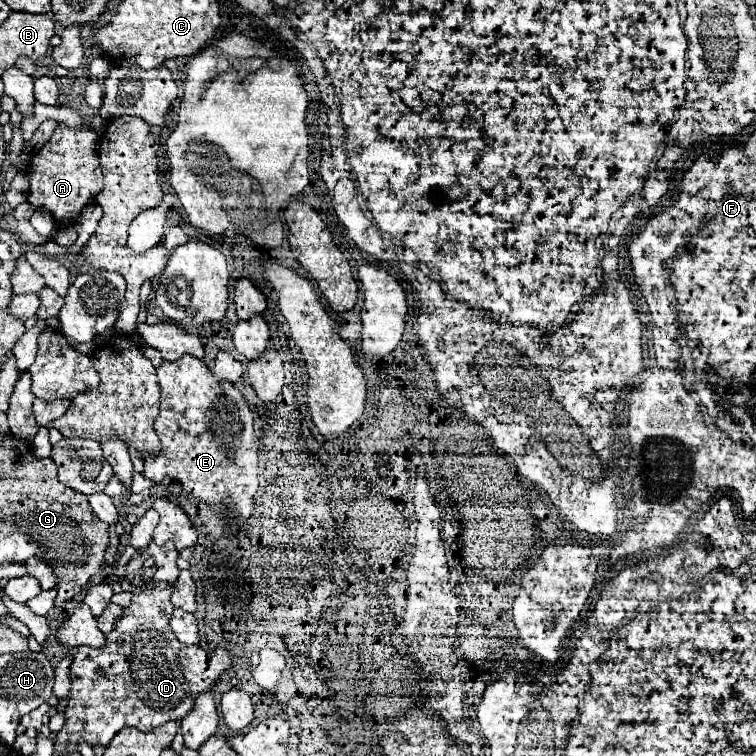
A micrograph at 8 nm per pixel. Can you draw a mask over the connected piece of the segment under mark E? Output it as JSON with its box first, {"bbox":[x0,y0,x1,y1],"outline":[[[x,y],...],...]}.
{"bbox":[144,355,258,523],"outline":[[[184,355],[178,361],[164,361],[156,375],[162,389],[160,415],[156,419],[162,451],[154,459],[144,459],[144,477],[158,483],[164,475],[170,475],[198,501],[222,501],[226,509],[236,513],[238,523],[246,521],[258,509],[254,505],[254,487],[258,487],[258,437],[252,433],[252,413],[246,399],[232,383],[218,383],[210,369],[192,355]]]}

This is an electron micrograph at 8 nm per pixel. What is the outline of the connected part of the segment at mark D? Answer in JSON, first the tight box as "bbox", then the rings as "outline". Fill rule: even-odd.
{"bbox":[54,583,232,751],"outline":[[[158,583],[154,589],[134,593],[128,607],[124,607],[122,615],[114,623],[110,635],[106,635],[106,645],[100,649],[78,647],[74,651],[74,661],[70,665],[70,701],[66,705],[66,723],[62,731],[56,735],[54,749],[62,751],[78,751],[78,743],[86,741],[92,747],[102,743],[104,747],[112,741],[112,737],[124,727],[136,727],[140,731],[150,731],[160,727],[166,721],[178,721],[190,707],[194,707],[194,695],[212,687],[220,673],[232,665],[232,659],[224,647],[216,647],[216,651],[204,651],[202,647],[184,647],[178,643],[176,635],[170,627],[170,617],[174,605],[170,603],[170,583]]]}

